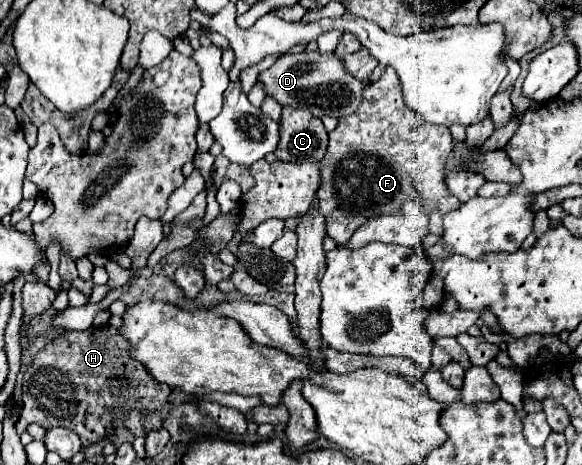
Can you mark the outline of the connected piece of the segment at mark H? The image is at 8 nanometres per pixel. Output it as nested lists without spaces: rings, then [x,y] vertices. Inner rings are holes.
[[[112,326],[104,328],[90,328],[84,332],[68,332],[52,342],[48,342],[30,362],[30,366],[24,372],[22,378],[22,412],[20,420],[16,422],[16,432],[22,434],[30,422],[40,424],[42,428],[52,428],[52,426],[64,426],[76,432],[82,440],[82,446],[88,446],[92,442],[110,438],[112,434],[112,408],[116,406],[136,406],[140,410],[160,410],[170,396],[174,388],[168,384],[160,384],[152,378],[148,370],[144,370],[142,362],[132,360],[128,354],[128,340]],[[116,380],[130,380],[132,386],[130,390],[120,390]]]

